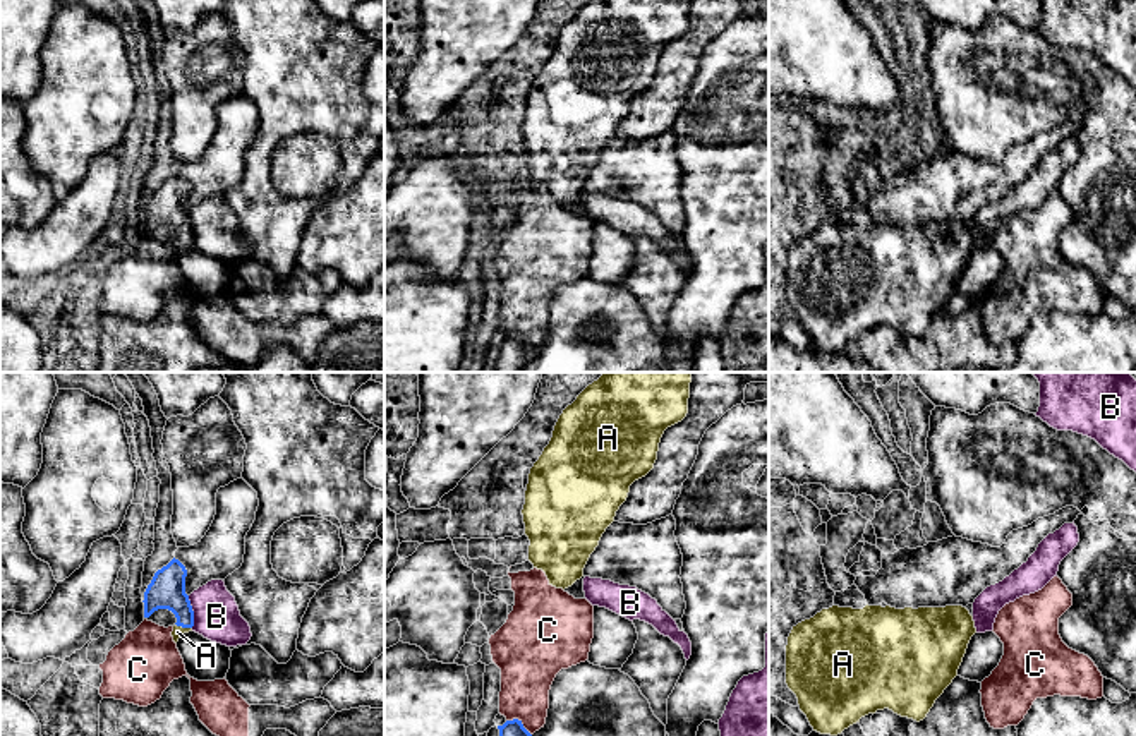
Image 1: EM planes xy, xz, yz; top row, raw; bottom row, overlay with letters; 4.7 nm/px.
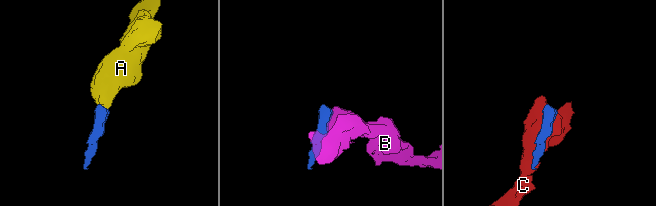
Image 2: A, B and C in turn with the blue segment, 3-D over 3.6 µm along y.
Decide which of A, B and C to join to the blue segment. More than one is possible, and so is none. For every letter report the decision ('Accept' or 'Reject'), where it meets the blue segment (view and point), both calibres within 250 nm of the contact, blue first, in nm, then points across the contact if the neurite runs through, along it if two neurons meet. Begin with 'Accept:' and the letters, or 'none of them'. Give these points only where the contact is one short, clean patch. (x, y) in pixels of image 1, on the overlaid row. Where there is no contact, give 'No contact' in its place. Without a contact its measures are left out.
Accept: A
A: Accept. Touches blue at xy (184, 627). Thickness 180 nm (blue) against 50 nm. Path across: xy (167, 591), (184, 613), (184, 627), (177, 632)
B: Reject. Touches blue at xy (193, 611). Thickness 180 nm (blue) against 220 nm. Boundary: xy (187, 596), (193, 606), (193, 627)
C: Reject. Touches blue at xz (520, 723). Thickness 80 nm (blue) against 260 nm

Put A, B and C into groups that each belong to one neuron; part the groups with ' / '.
A / B / C

